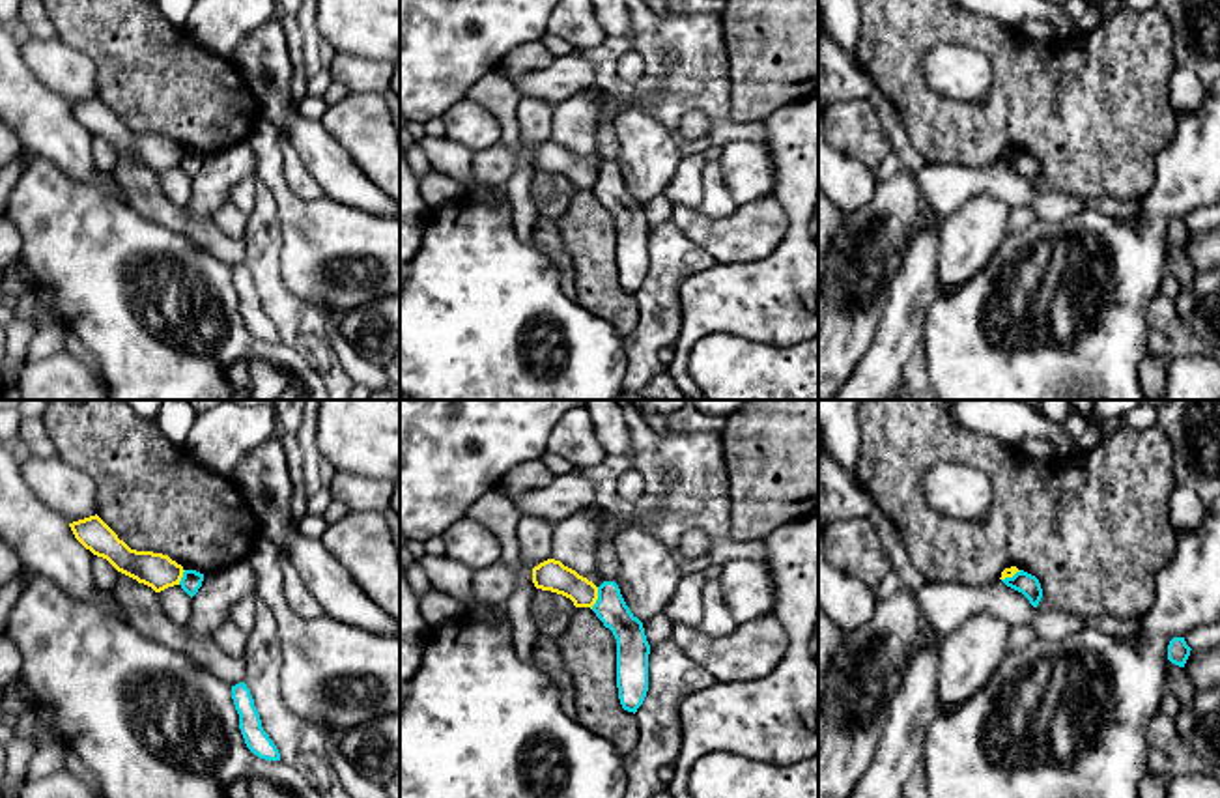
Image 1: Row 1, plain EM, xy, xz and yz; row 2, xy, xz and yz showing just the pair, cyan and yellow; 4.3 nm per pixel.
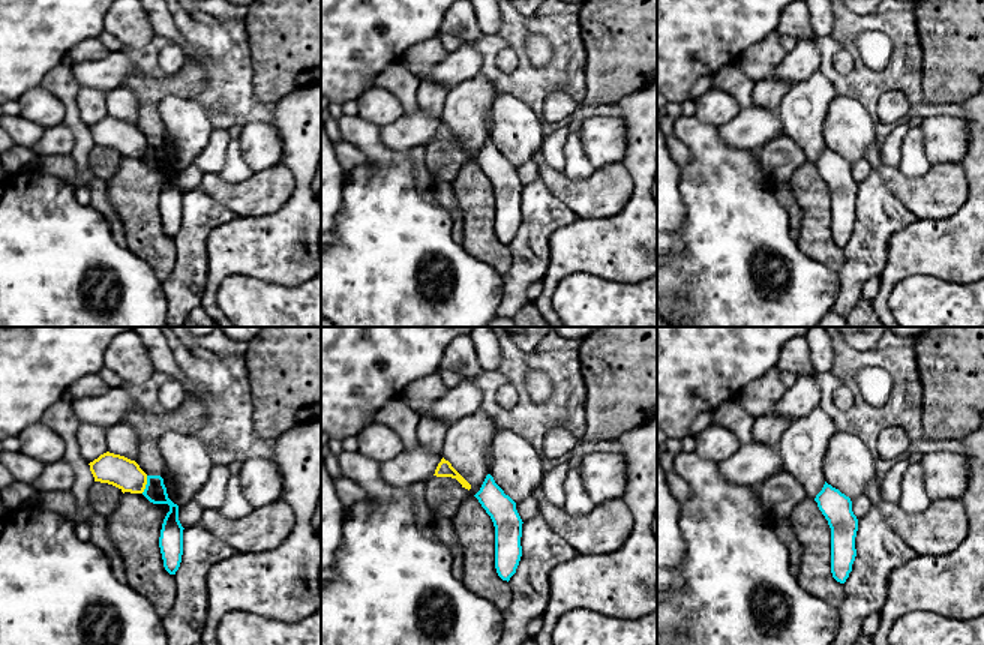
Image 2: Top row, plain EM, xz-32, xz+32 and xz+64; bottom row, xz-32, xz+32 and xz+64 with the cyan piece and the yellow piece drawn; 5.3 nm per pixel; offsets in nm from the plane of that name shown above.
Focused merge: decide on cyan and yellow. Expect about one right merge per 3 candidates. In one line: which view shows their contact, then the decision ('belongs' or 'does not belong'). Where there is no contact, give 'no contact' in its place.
meets cyan in xz; does not belong

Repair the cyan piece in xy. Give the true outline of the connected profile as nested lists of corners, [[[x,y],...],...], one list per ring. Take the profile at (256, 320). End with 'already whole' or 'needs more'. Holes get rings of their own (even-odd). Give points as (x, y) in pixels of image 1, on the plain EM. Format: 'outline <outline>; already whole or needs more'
outline [[[245,264],[232,267],[232,280],[239,295],[239,310],[247,329],[260,340],[280,342],[277,327],[262,308],[254,280]]]; already whole

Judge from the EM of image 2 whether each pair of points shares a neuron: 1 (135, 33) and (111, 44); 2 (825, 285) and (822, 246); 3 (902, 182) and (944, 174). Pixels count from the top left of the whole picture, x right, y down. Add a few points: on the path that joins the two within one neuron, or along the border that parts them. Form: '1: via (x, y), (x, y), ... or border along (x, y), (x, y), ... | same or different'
1: border along (104, 30), (110, 32), (125, 48) | different
2: border along (797, 242), (806, 254), (825, 263), (836, 272) | different
3: via (912, 183), (933, 183) | same

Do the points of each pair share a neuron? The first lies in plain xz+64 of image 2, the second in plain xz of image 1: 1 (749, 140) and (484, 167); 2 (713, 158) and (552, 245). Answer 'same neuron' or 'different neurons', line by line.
1: same neuron
2: different neurons

